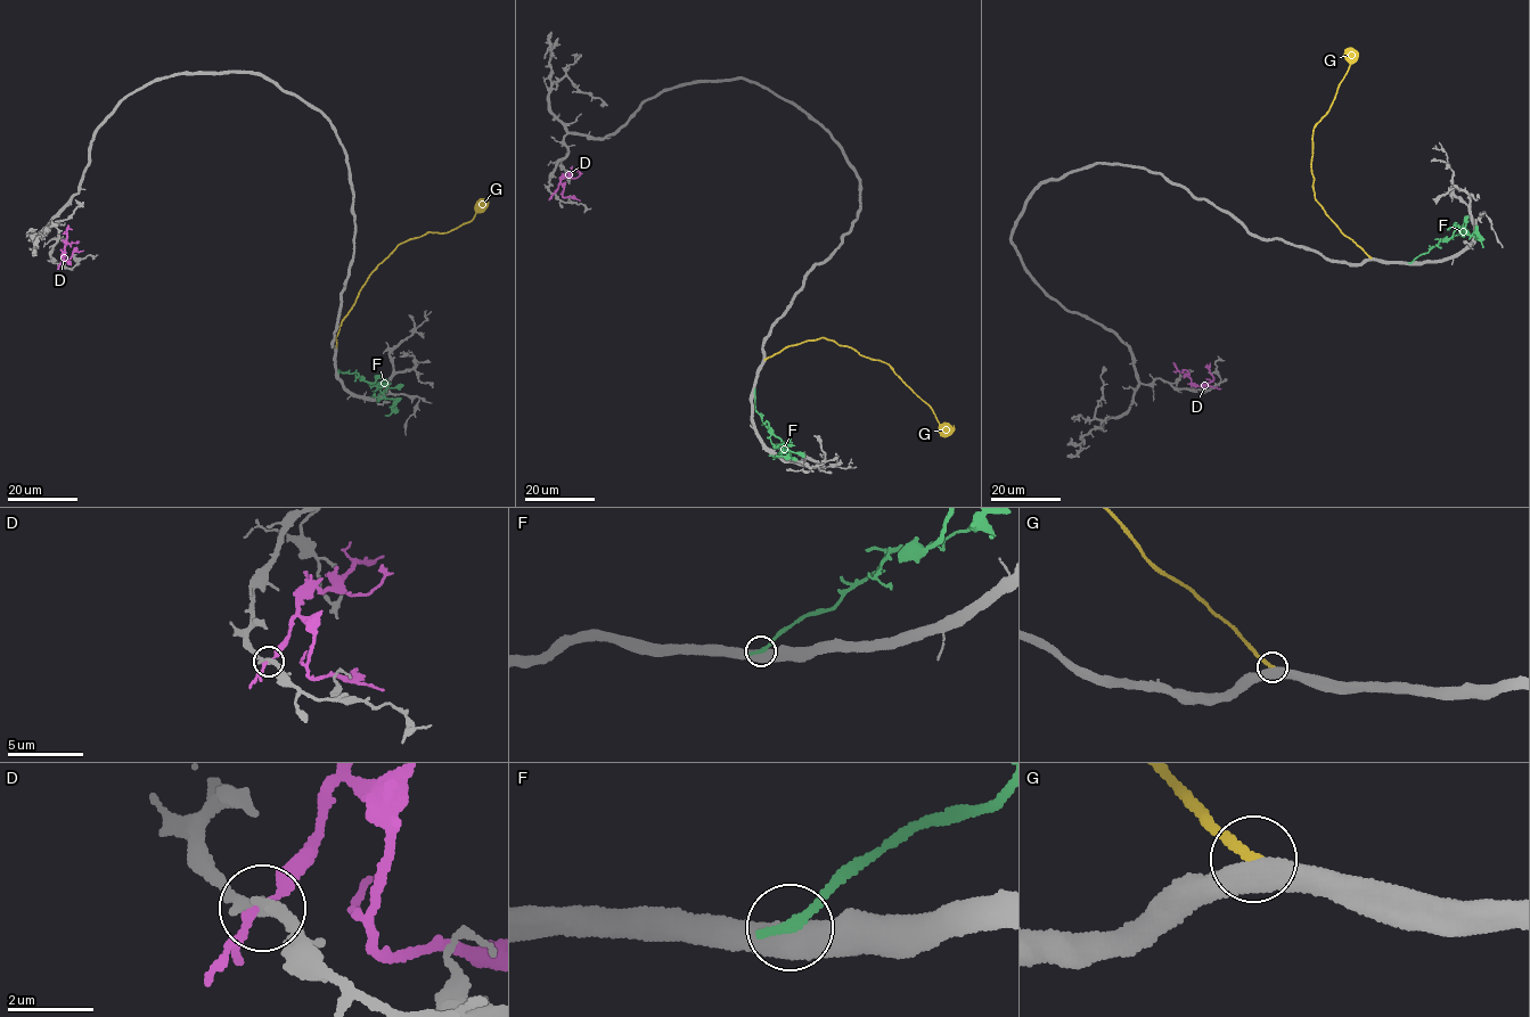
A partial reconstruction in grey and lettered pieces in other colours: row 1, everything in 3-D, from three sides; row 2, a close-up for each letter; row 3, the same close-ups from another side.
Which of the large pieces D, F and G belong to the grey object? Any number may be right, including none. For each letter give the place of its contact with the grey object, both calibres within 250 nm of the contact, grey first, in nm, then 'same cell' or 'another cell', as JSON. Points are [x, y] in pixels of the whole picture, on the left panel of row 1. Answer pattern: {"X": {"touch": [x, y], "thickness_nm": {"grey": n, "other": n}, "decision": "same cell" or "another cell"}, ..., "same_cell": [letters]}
{"D": {"touch": [59, 264], "thickness_nm": {"grey": 300, "other": 160}, "decision": "another cell"}, "F": {"touch": [338, 372], "thickness_nm": {"grey": 550, "other": 280}, "decision": "another cell"}, "G": {"touch": [336, 347], "thickness_nm": {"grey": 480, "other": 220}, "decision": "same cell"}, "same_cell": ["G"]}

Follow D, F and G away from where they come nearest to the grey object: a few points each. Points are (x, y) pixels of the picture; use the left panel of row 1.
D: (59, 264), (64, 260), (68, 224)
F: (337, 372), (354, 372), (394, 399), (391, 412), (384, 415)
G: (335, 347), (342, 321), (377, 265), (400, 244), (430, 231), (443, 234), (469, 221), (485, 199)

